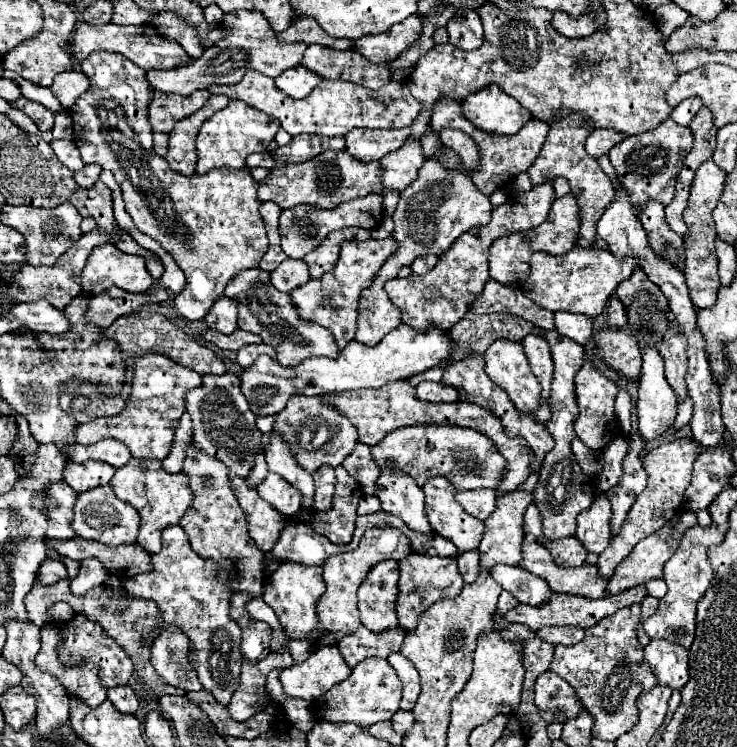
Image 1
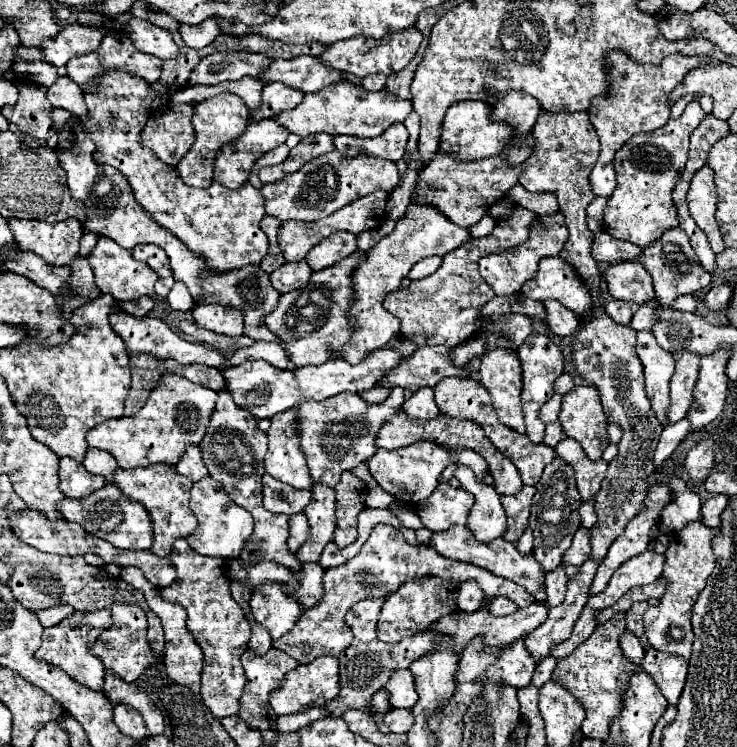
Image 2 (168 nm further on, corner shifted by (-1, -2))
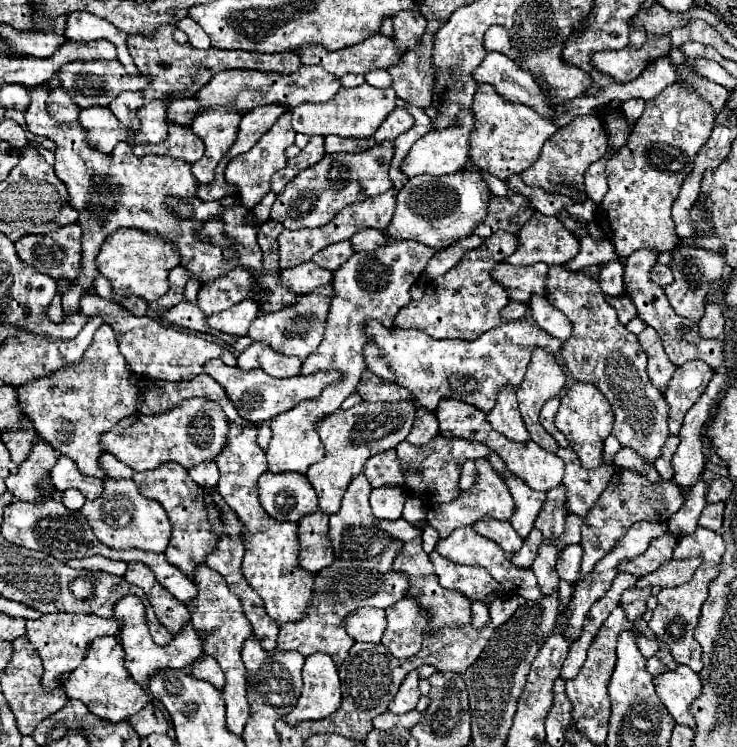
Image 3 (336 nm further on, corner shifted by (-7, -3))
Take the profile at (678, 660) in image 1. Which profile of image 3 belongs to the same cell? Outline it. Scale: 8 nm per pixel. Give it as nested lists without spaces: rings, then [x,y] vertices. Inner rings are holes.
[[[679,665],[675,671],[655,677],[655,689],[675,723],[695,729],[695,717],[689,707],[701,695],[699,675],[685,665]]]

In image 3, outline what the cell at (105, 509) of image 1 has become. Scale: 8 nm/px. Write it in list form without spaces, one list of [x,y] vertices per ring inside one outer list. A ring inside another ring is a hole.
[[[111,479],[103,481],[103,495],[95,501],[85,501],[81,513],[91,525],[95,537],[115,549],[147,549],[147,551],[165,551],[171,537],[171,521],[165,509],[139,493],[137,485],[131,479]]]

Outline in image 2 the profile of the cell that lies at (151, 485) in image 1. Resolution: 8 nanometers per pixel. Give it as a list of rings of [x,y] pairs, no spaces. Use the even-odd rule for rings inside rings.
[[[155,464],[149,468],[133,468],[133,470],[117,468],[113,474],[113,484],[119,486],[127,498],[141,502],[147,508],[147,512],[151,514],[151,522],[153,522],[151,552],[155,552],[155,556],[165,558],[171,552],[175,538],[187,536],[197,528],[197,520],[195,520],[193,512],[189,510],[189,490],[191,490],[193,482],[189,478],[177,474],[175,466]]]

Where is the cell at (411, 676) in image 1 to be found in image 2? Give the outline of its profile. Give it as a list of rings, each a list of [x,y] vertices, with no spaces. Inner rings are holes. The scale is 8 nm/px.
[[[395,670],[385,688],[391,694],[393,708],[413,708],[415,706],[417,690],[415,690],[415,680],[409,670]]]

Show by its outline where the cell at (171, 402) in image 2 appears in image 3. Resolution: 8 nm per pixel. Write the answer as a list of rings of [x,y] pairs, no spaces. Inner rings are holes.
[[[193,397],[183,401],[179,407],[163,415],[141,415],[135,413],[125,421],[119,421],[101,439],[103,449],[127,463],[133,471],[157,469],[167,461],[175,461],[185,469],[191,469],[205,461],[215,461],[217,453],[227,445],[229,421],[215,401]]]

